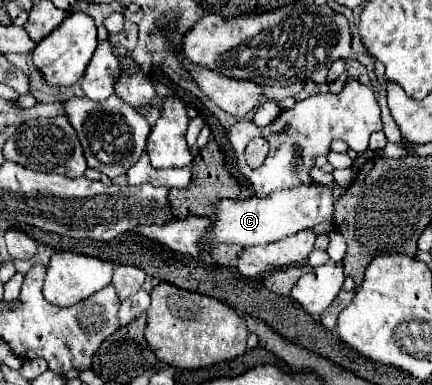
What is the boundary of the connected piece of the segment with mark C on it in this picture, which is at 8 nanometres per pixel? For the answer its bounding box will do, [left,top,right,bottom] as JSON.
[207,184,333,246]

